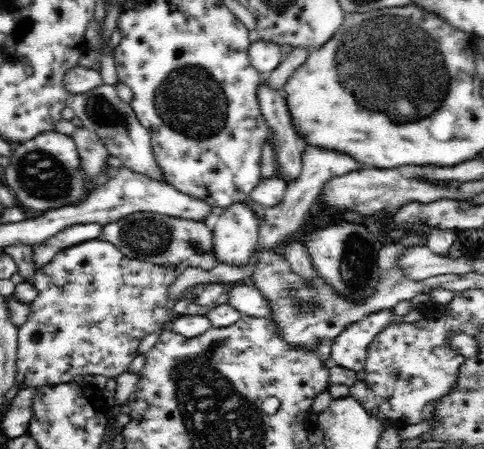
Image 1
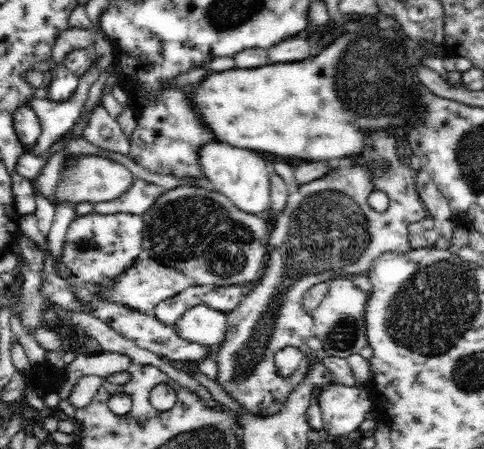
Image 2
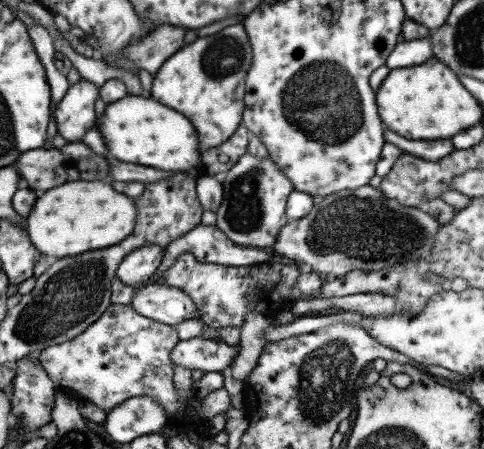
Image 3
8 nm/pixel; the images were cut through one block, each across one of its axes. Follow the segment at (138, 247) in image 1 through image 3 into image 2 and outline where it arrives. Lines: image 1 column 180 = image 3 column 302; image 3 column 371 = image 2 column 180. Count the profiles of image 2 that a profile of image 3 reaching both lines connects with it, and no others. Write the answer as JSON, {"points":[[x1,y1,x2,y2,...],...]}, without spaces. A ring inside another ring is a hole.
{"points":[[176,188,162,194,154,208,144,214,144,250,146,258,158,260,162,266,182,270,194,286,248,284,262,280,268,264,268,238,272,220,238,210,238,206,216,190]]}

